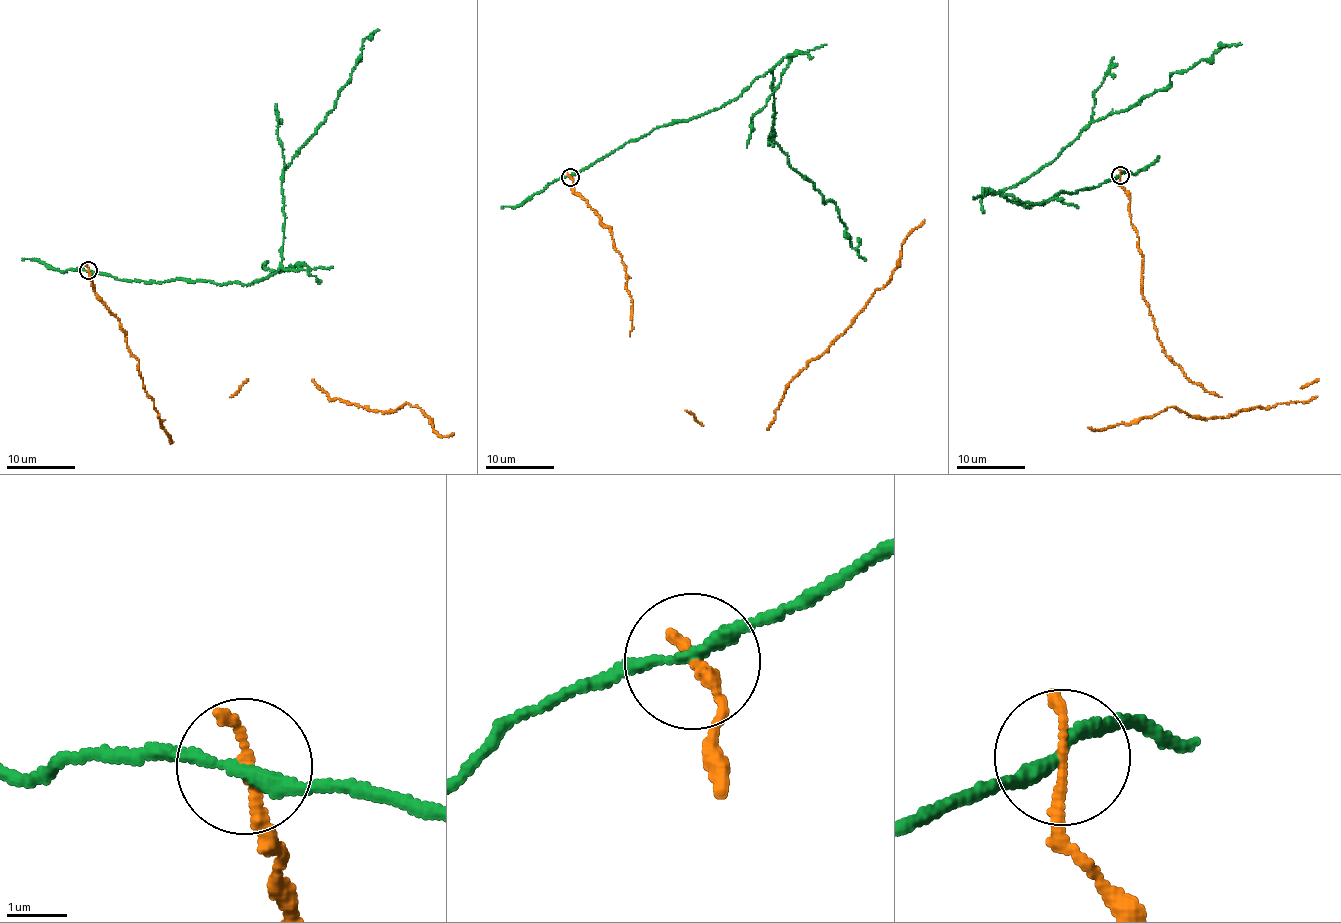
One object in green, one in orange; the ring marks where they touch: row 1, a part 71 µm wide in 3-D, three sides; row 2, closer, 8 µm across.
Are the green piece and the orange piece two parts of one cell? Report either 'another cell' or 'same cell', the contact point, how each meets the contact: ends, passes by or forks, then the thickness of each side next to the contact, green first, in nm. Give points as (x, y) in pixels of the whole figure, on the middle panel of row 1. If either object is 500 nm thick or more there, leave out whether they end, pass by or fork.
another cell; at (570, 177); green passes by; orange ends there; 220 nm thick on the green side, 200 nm on the other

